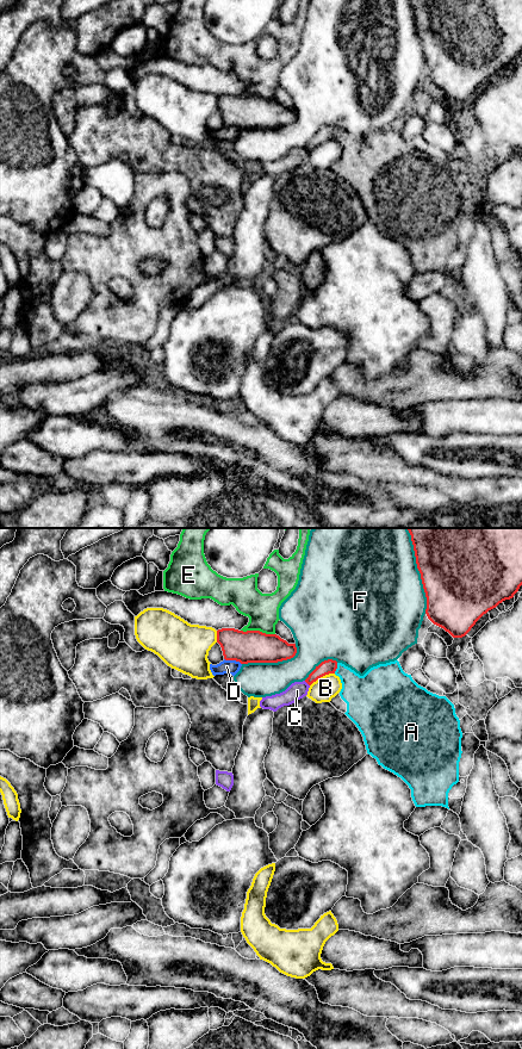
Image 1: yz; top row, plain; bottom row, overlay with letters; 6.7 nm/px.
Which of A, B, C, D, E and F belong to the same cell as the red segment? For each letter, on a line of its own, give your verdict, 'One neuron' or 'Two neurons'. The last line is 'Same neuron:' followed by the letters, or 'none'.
A: One neuron
B: Two neurons
C: Two neurons
D: Two neurons
E: Two neurons
F: Two neurons
Same neuron: A

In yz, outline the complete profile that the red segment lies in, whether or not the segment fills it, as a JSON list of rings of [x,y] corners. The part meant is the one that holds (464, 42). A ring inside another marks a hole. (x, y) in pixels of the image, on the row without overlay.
[[[410,0],[427,63],[425,80],[453,104],[465,103],[489,76],[510,66],[522,51],[522,0]]]

